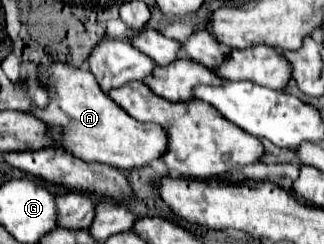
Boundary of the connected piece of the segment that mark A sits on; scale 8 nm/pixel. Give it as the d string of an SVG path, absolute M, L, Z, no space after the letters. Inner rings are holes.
M56 62L48 68L48 80L48 90L52 94L50 104L44 110L34 110L34 116L40 116L52 128L52 138L56 138L56 142L60 142L60 146L76 158L130 170L148 166L168 150L166 130L158 124L138 122L128 116L108 94L100 90L90 70Z

